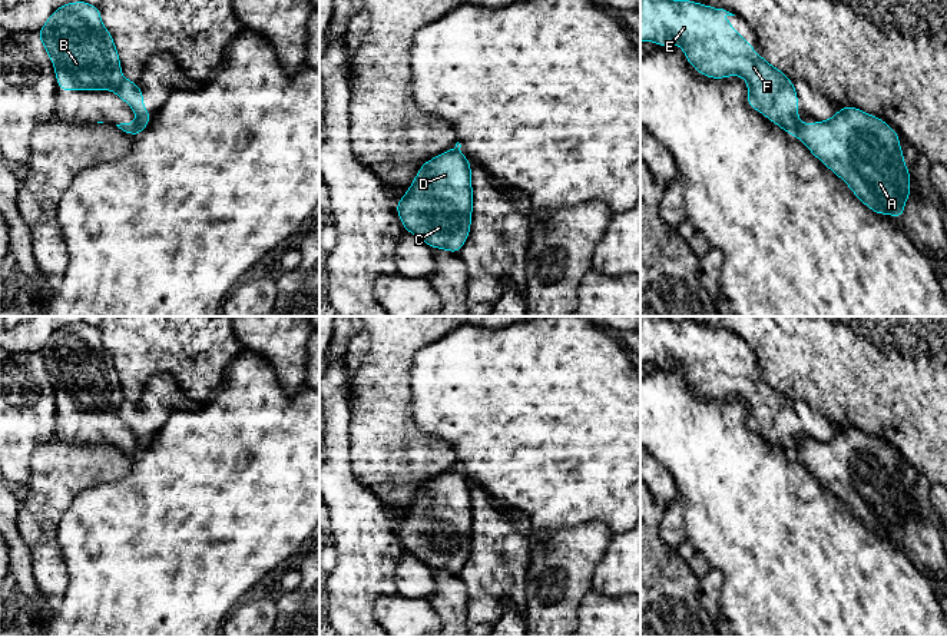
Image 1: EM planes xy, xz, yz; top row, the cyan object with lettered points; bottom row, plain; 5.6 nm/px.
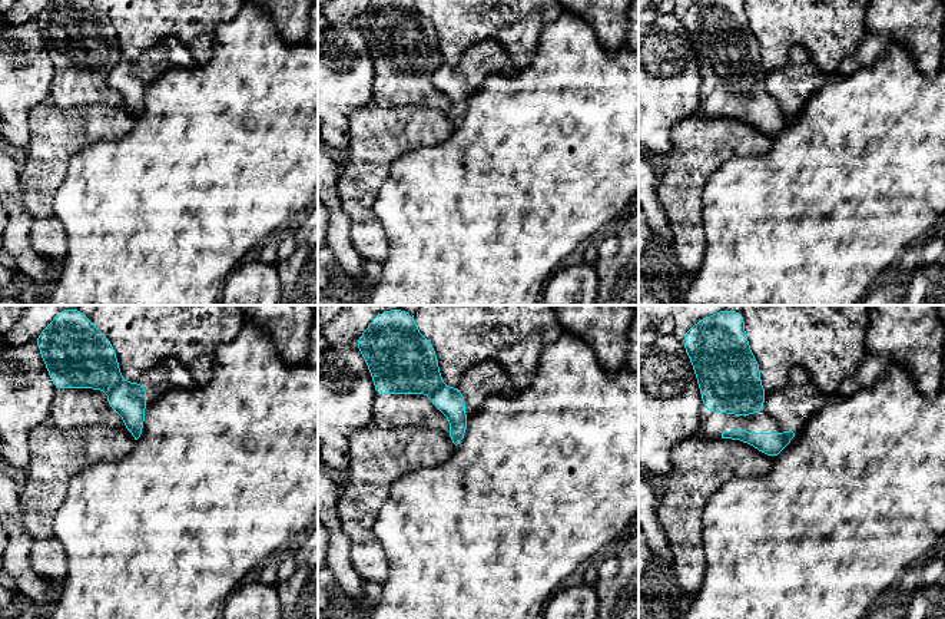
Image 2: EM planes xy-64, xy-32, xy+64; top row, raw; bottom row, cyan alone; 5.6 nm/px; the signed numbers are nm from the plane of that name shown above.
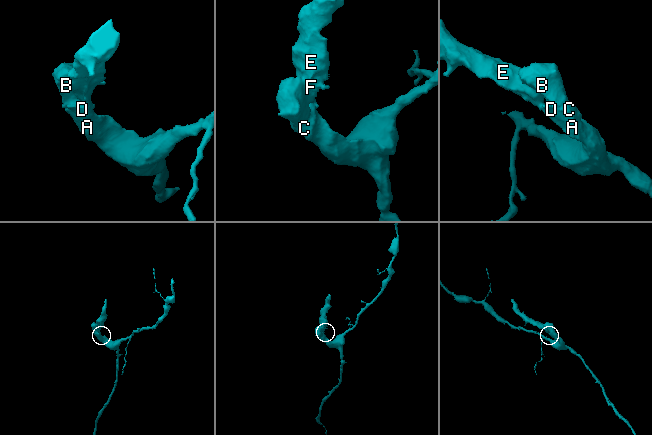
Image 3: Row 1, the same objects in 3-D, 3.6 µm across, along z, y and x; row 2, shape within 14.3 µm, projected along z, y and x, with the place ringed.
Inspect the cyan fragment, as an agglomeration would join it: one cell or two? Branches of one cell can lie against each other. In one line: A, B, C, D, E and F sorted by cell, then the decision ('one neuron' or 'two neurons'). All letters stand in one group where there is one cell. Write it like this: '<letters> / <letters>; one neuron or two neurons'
A B C D / E F; two neurons

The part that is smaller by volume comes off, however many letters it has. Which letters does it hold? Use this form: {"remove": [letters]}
{"remove": ["E", "F"]}

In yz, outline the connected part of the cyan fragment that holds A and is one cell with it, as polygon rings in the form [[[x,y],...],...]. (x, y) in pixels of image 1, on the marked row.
[[[851,106],[840,107],[830,119],[795,126],[794,136],[842,179],[851,192],[878,215],[893,215],[901,220],[904,206],[911,195],[908,172],[897,132],[878,116],[867,115]]]

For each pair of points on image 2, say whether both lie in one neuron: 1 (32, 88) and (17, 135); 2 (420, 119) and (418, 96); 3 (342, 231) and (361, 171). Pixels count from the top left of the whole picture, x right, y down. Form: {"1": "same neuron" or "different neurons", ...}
{"1": "same neuron", "2": "different neurons", "3": "different neurons"}

